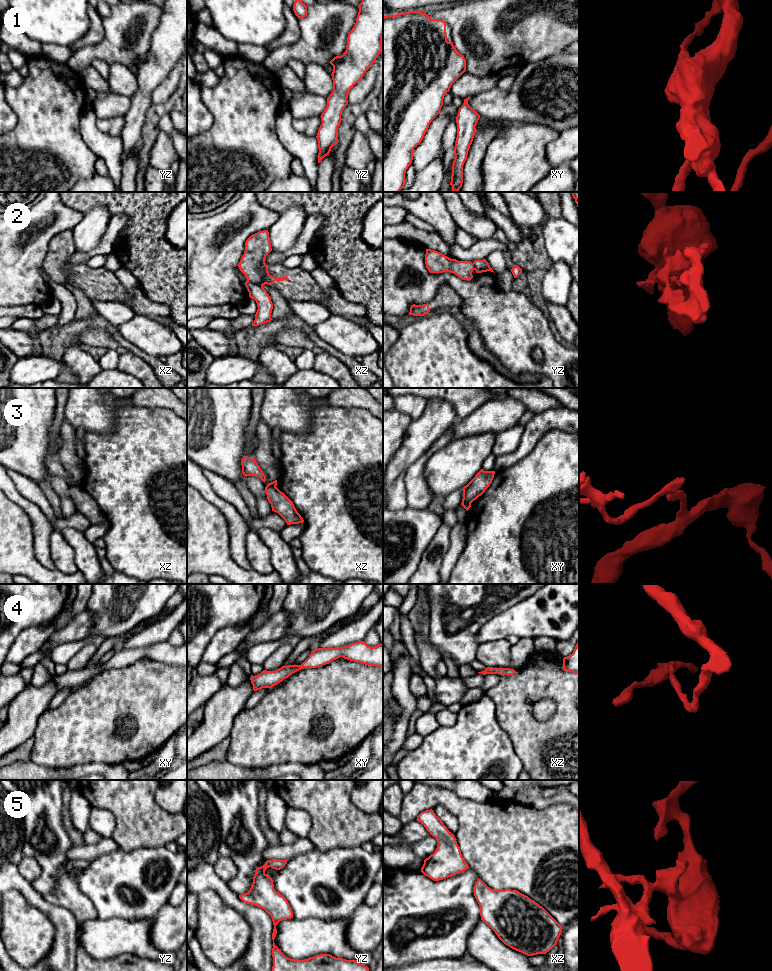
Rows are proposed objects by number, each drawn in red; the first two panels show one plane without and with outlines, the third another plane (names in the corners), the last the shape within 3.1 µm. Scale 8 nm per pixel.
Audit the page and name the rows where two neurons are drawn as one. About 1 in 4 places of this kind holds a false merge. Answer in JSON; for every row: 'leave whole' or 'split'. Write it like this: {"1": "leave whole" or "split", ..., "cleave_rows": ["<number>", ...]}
{"1": "leave whole", "2": "split", "3": "split", "4": "leave whole", "5": "leave whole", "cleave_rows": ["2", "3"]}

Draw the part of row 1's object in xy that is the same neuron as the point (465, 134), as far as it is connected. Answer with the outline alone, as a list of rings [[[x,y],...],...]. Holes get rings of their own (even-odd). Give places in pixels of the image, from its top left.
[[[464,99],[463,105],[459,108],[457,123],[457,138],[455,141],[454,161],[452,164],[452,175],[450,185],[453,192],[458,192],[463,183],[463,165],[467,159],[470,145],[476,133],[476,125],[480,115],[470,107],[468,100]]]

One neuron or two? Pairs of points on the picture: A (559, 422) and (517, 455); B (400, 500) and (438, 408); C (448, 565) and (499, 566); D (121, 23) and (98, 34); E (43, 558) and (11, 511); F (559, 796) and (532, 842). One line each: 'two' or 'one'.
A: one
B: one
C: two
D: two
E: two
F: two

